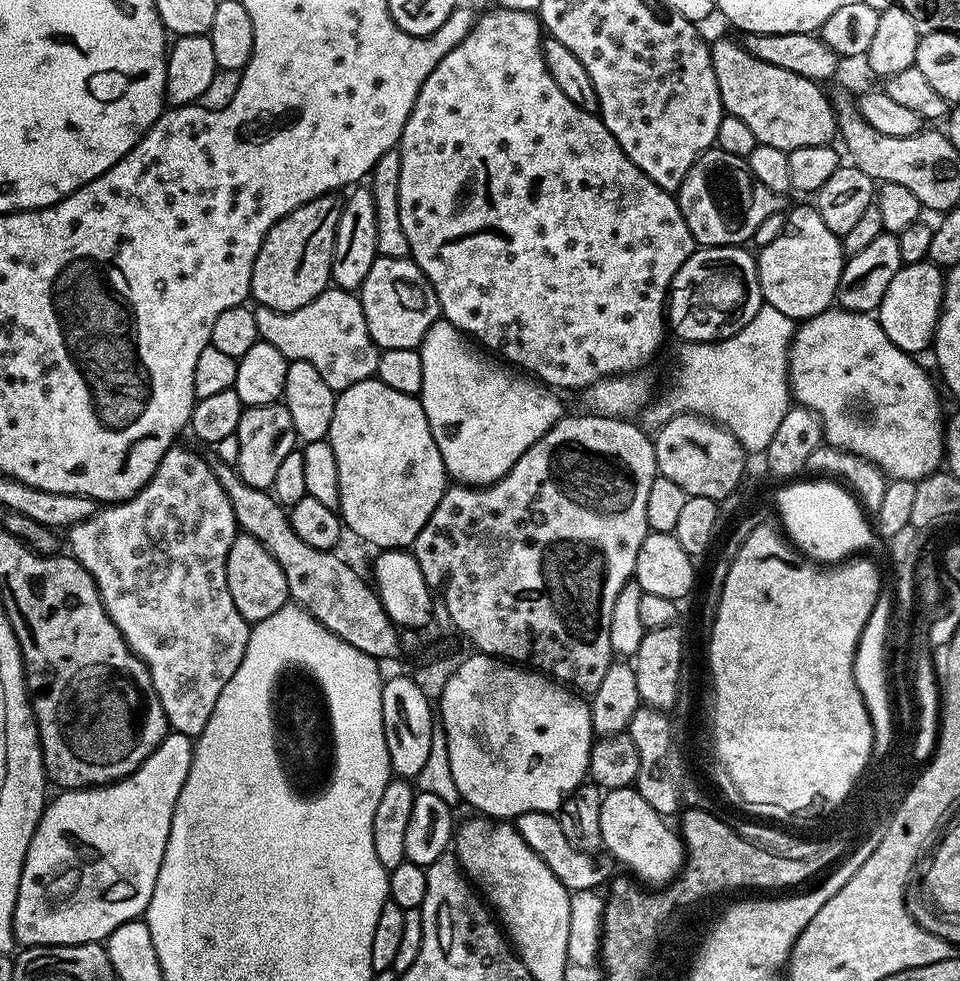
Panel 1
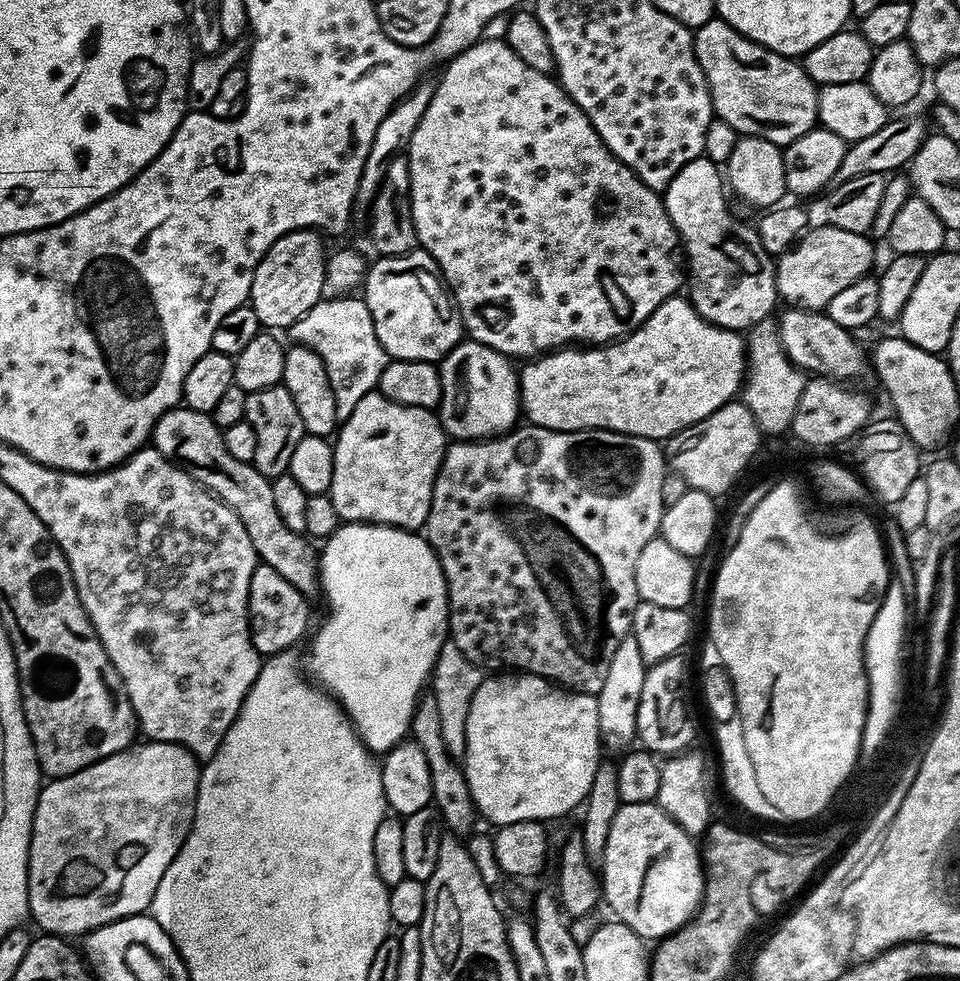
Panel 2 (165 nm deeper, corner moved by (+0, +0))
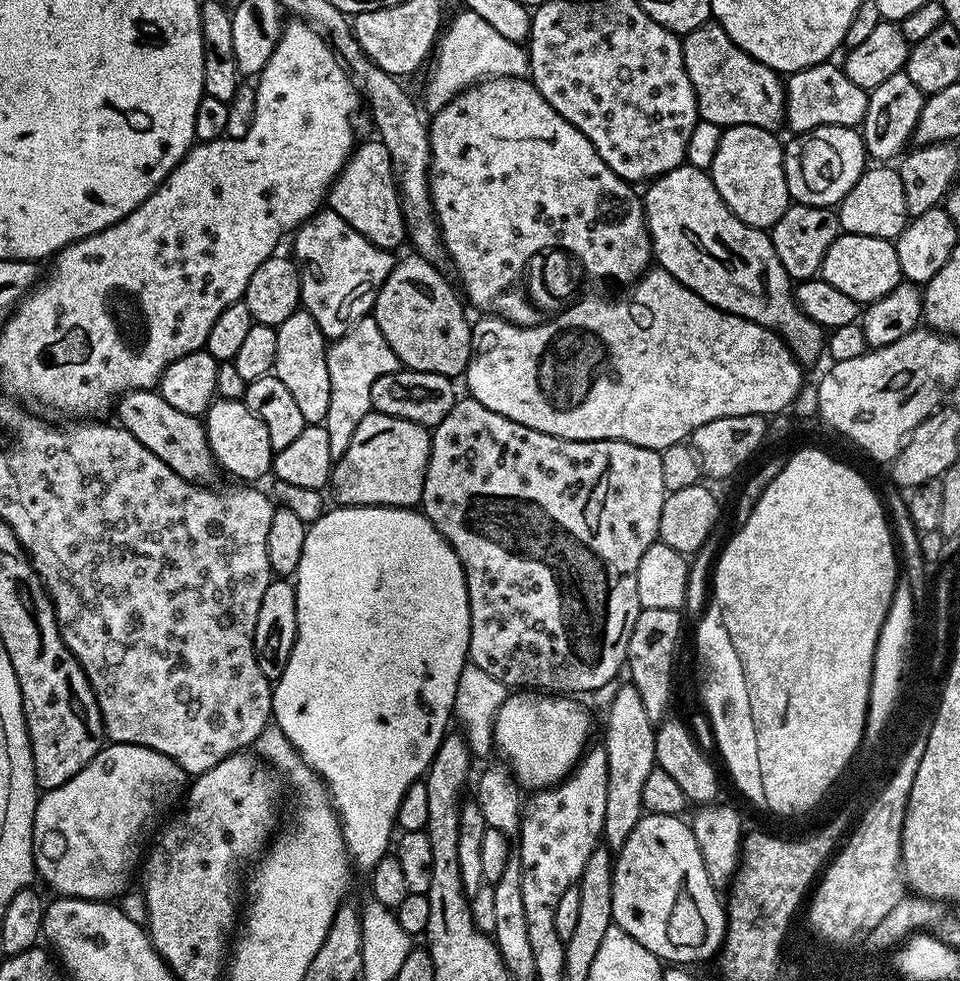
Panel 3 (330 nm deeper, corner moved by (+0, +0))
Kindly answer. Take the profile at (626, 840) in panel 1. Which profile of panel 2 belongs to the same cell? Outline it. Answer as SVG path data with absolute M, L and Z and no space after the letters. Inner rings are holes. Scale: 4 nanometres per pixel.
M653 802L650 804L621 804L618 814L614 814L614 822L610 822L610 835L606 838L606 850L602 857L602 900L606 905L612 907L611 914L617 921L625 923L630 929L634 930L637 935L645 942L659 942L666 936L671 936L679 928L683 928L689 920L695 916L700 909L700 901L704 899L704 869L702 867L702 856L698 851L698 844L693 837L688 836L669 818L659 804Z

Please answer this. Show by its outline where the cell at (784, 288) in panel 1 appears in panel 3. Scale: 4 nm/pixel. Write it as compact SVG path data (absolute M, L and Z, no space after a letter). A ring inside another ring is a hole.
M841 234L836 237L830 250L826 250L819 275L830 282L830 286L838 286L842 294L854 298L861 306L870 305L878 298L890 294L890 290L894 290L902 282L895 243L858 234Z

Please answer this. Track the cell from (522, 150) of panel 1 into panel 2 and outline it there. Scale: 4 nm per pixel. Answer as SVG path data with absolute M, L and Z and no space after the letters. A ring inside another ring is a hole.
M481 38L476 43L471 44L465 52L460 52L452 60L447 61L443 65L443 68L444 73L438 76L436 80L434 98L430 98L430 106L426 106L426 114L422 114L422 122L418 122L418 130L414 130L414 138L410 138L406 149L408 169L410 170L410 206L412 207L412 217L414 218L416 239L419 247L423 251L429 252L436 259L436 265L440 267L440 275L444 277L444 282L448 285L449 292L452 293L452 301L455 302L456 310L460 314L460 323L463 331L471 339L482 342L509 358L517 358L516 356L535 358L544 355L545 352L554 352L556 349L565 346L599 346L613 340L619 340L627 336L628 333L633 332L635 328L639 328L641 324L646 322L646 318L650 318L650 314L654 314L654 310L658 310L658 306L662 306L662 302L666 302L670 297L677 295L681 291L682 268L681 265L680 268L676 265L676 252L678 256L676 227L674 226L674 222L670 222L661 193L655 192L653 188L641 182L609 150L602 142L600 135L594 130L594 126L590 122L588 115L564 93L563 88L560 87L559 83L551 75L526 66L526 62L522 62L522 58L518 58L518 54L514 54L514 50L509 46L507 39L504 38L498 40Z

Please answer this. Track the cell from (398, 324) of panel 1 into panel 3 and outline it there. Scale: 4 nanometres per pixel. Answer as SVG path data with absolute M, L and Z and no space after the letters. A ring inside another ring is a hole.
M409 254L408 257L397 259L396 265L390 270L386 282L378 290L374 315L378 322L378 330L390 342L390 350L400 359L401 365L419 372L442 374L443 376L459 377L468 366L472 357L472 330L470 320L464 317L465 305L458 295L457 289L440 273L437 265L431 264L421 256Z

